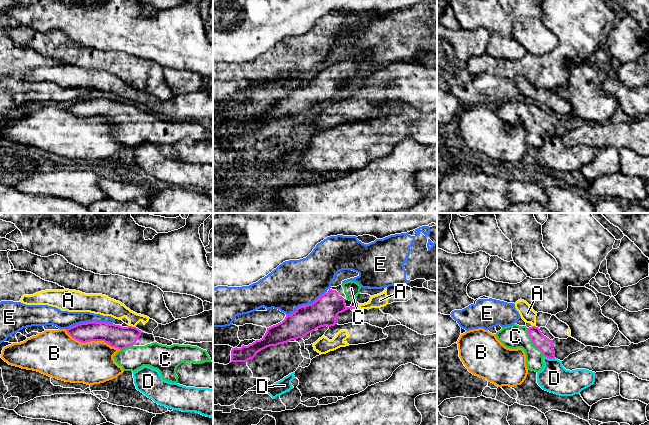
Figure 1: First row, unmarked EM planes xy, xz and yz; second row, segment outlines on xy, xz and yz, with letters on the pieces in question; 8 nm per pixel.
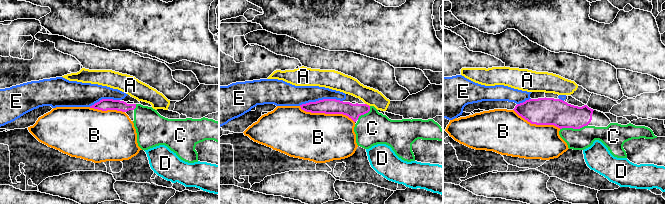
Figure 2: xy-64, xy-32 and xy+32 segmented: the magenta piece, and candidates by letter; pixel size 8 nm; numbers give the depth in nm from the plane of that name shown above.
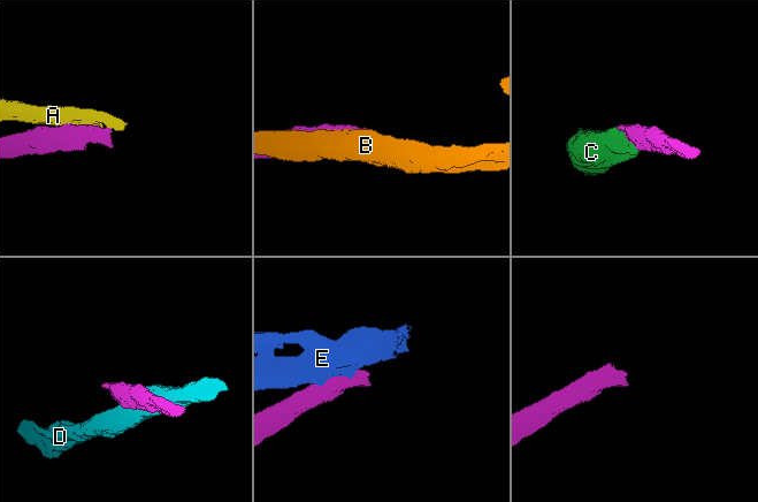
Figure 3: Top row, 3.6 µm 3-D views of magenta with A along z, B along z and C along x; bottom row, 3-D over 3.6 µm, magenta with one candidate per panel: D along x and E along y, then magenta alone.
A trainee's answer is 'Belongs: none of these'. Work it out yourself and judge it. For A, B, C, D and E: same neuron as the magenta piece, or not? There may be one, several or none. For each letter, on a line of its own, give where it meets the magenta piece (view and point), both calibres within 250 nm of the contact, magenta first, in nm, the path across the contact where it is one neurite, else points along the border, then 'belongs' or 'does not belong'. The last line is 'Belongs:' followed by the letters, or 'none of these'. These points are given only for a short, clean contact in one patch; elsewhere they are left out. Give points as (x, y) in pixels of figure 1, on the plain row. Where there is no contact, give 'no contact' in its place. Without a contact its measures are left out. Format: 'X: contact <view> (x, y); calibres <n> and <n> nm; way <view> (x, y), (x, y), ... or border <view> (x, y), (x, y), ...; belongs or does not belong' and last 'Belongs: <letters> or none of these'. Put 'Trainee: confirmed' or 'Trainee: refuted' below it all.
A: contact xy (131, 102); calibres 180 and 140 nm; does not belong
B: contact xy (92, 116); calibres 180 and 340 nm; does not belong
C: contact yz (532, 118); calibres 120 and 190 nm; belongs
D: contact yz (549, 134); calibres 120 and 240 nm; does not belong
E: contact xy (89, 98); calibres 180 and 140 nm; does not belong
Belongs: C
Trainee: refuted

